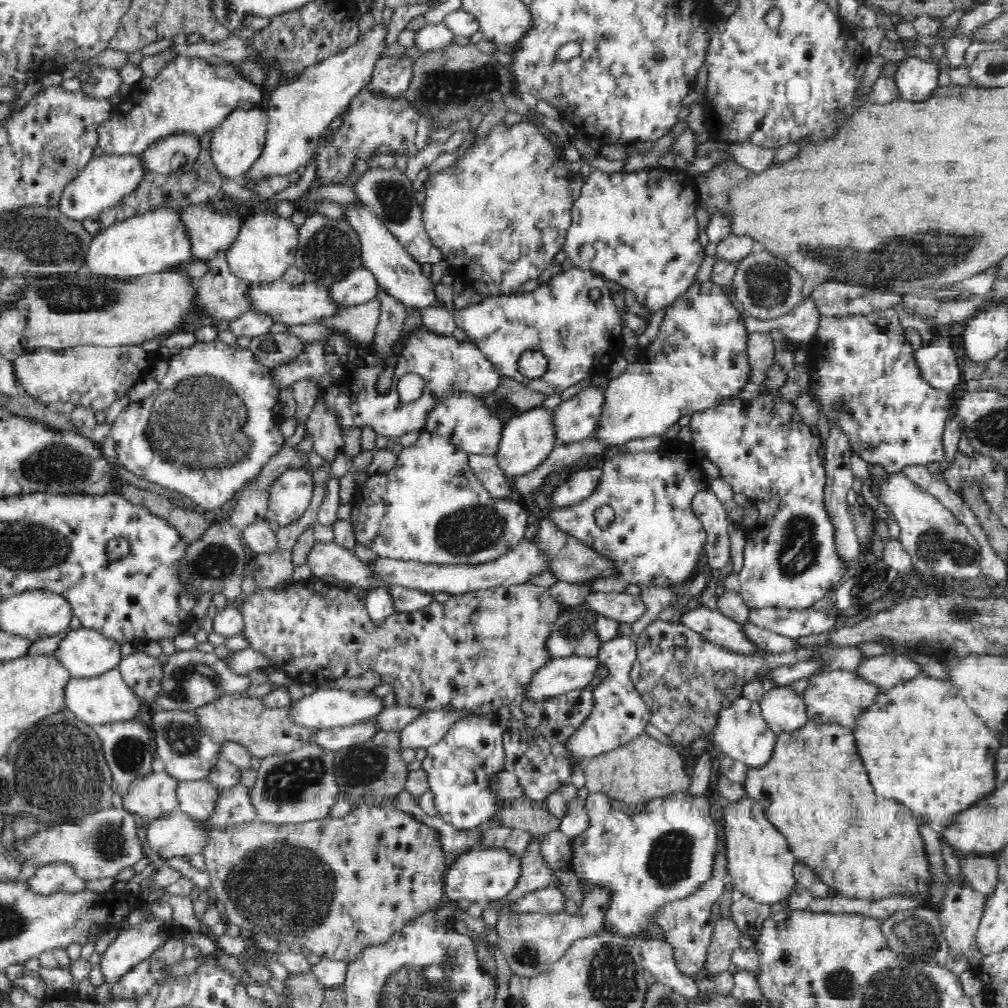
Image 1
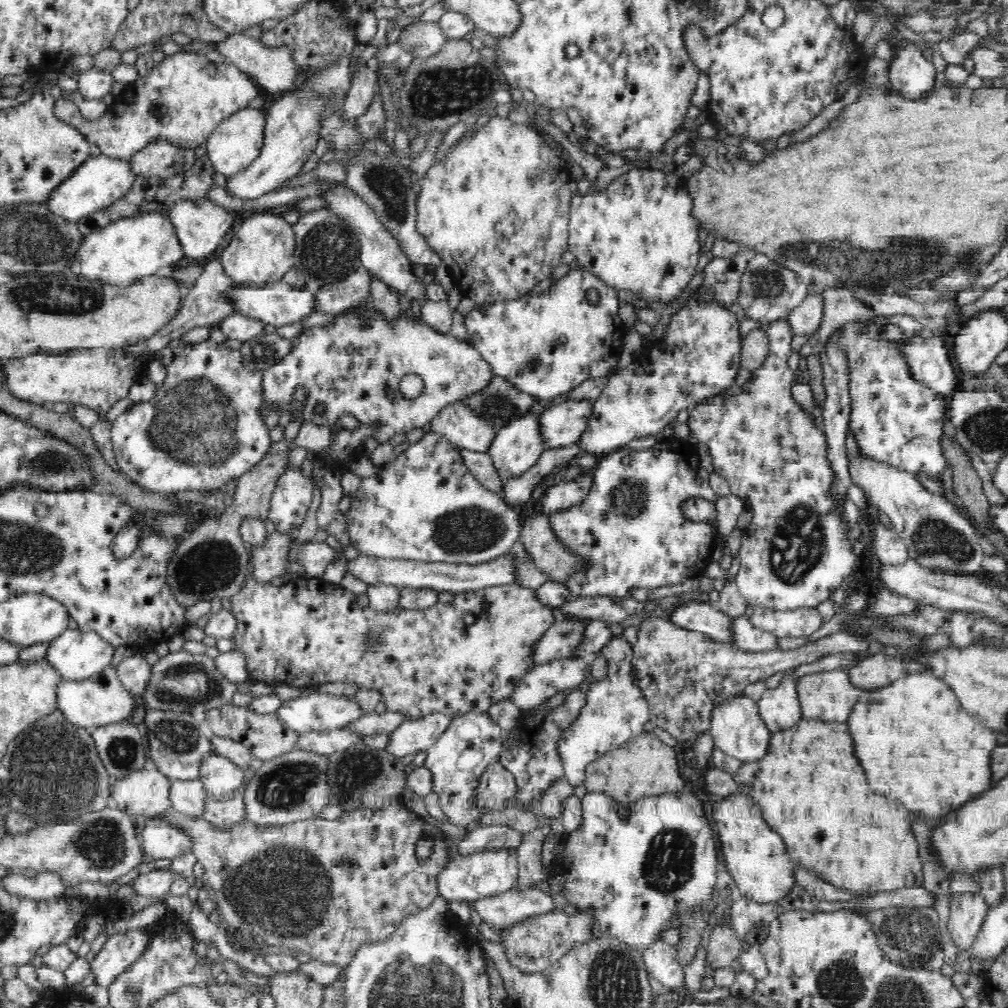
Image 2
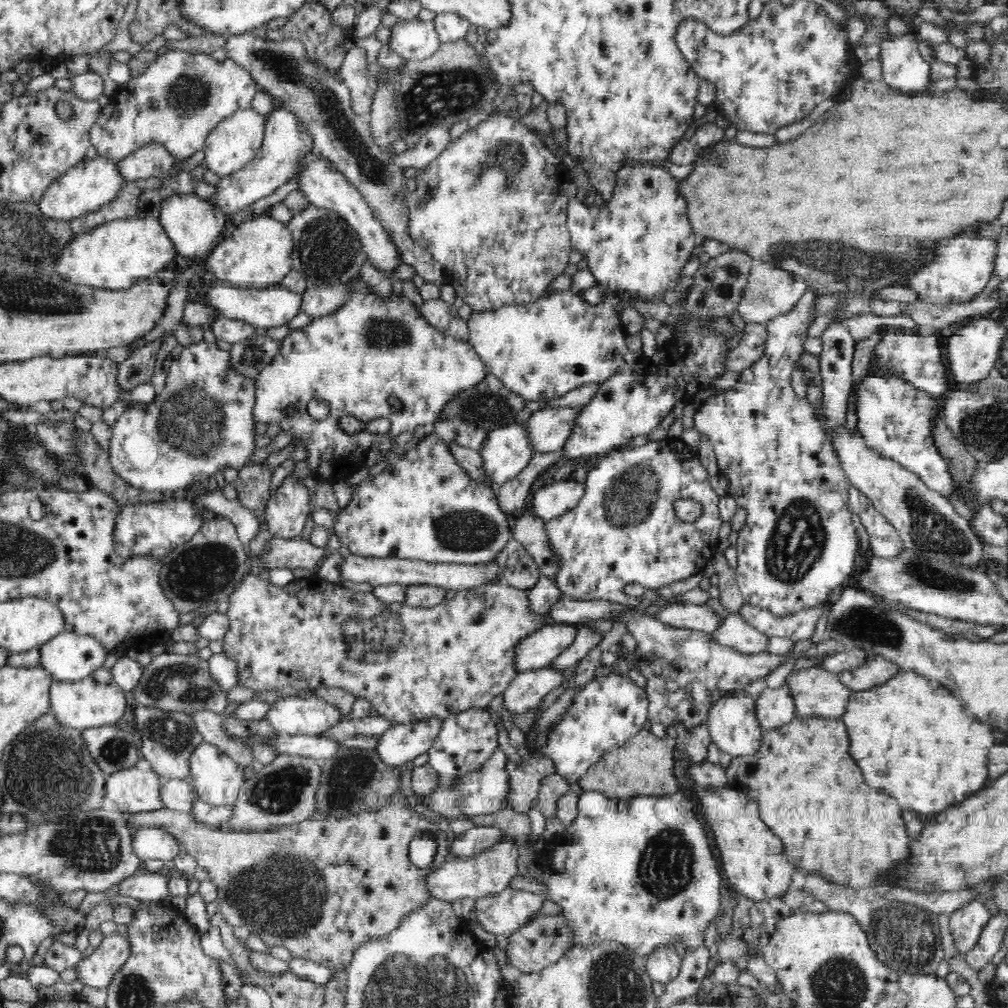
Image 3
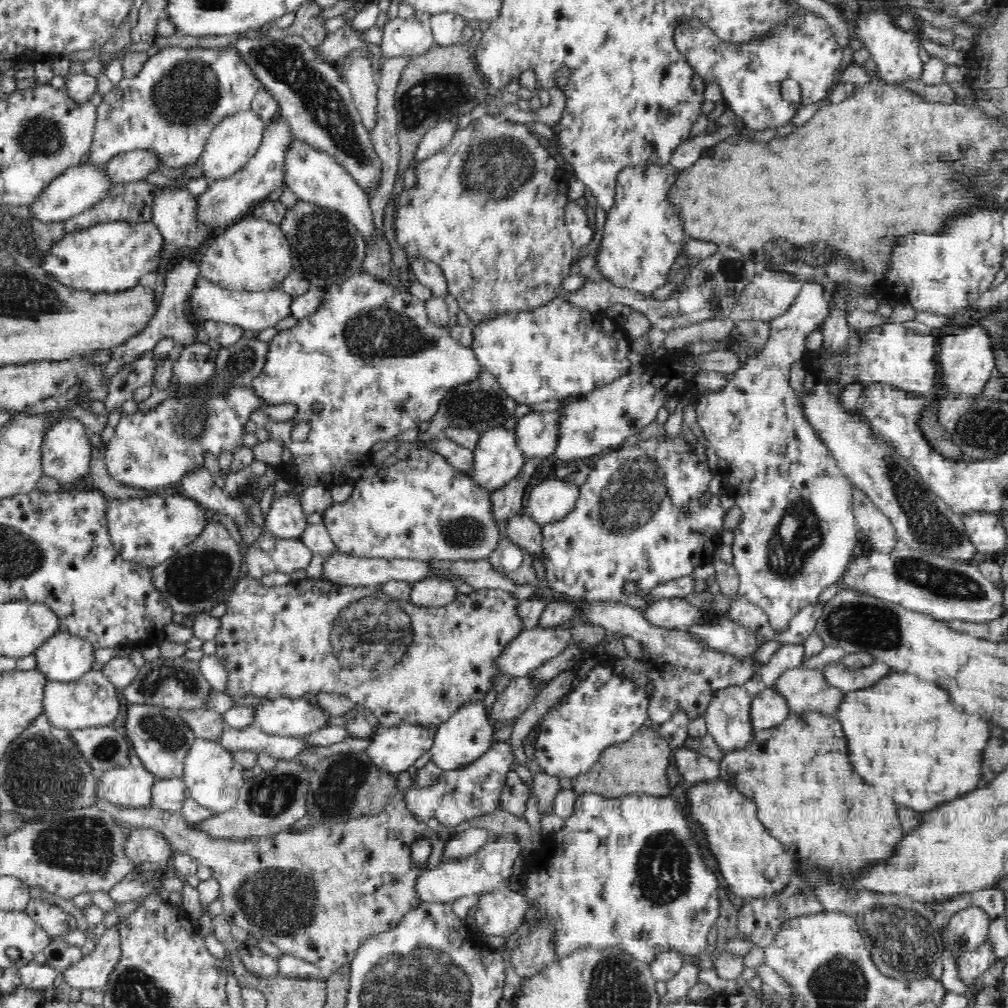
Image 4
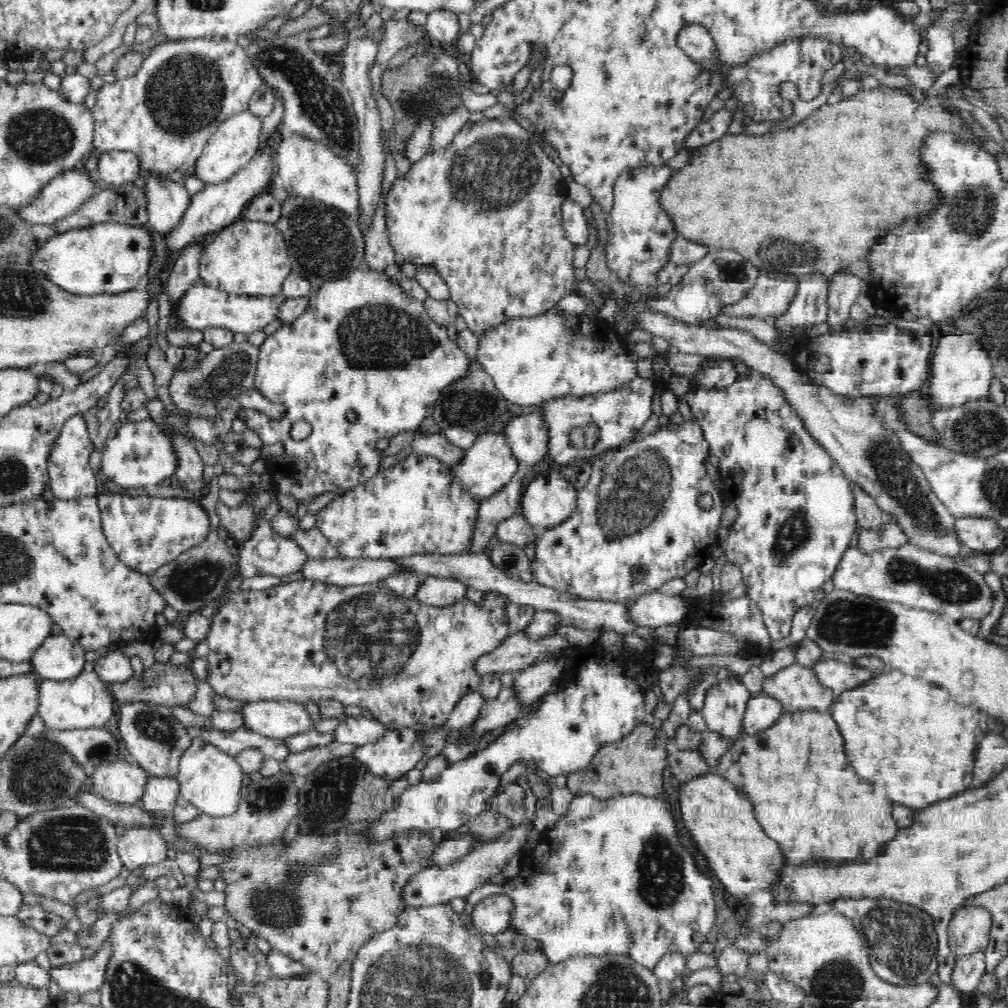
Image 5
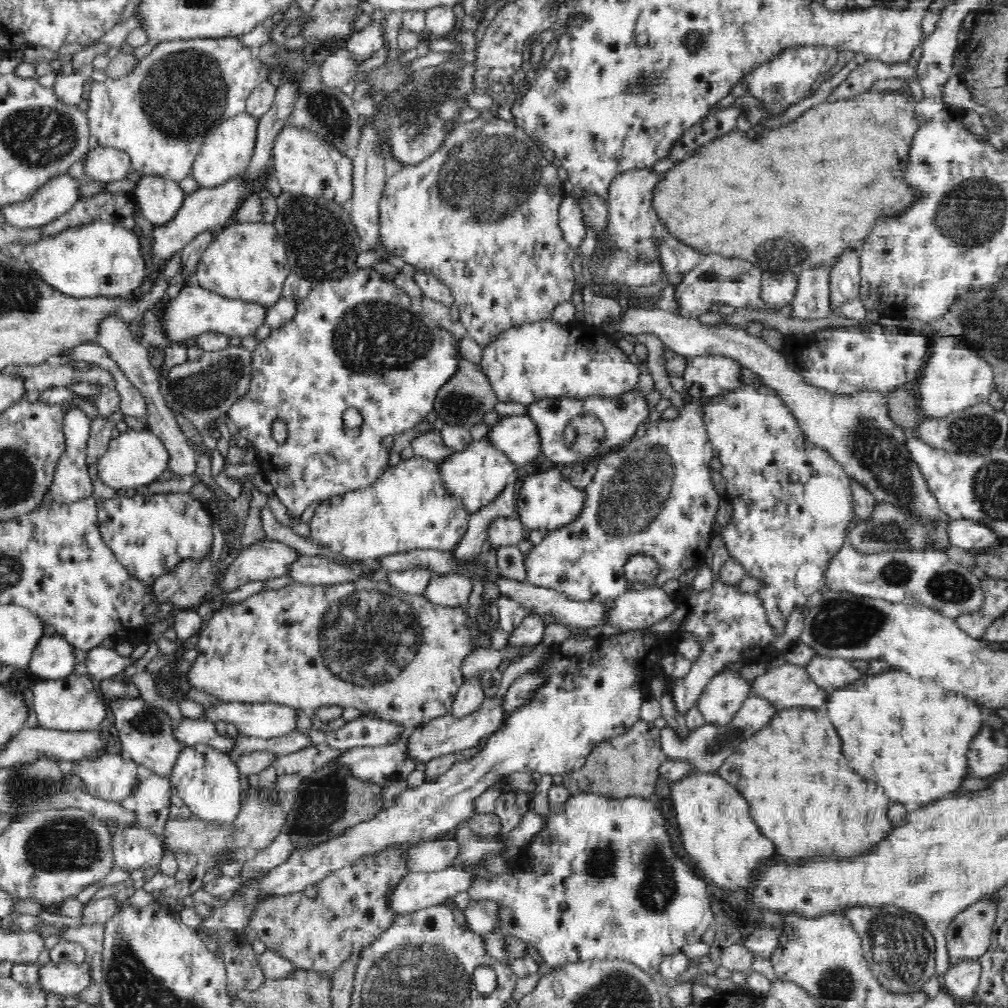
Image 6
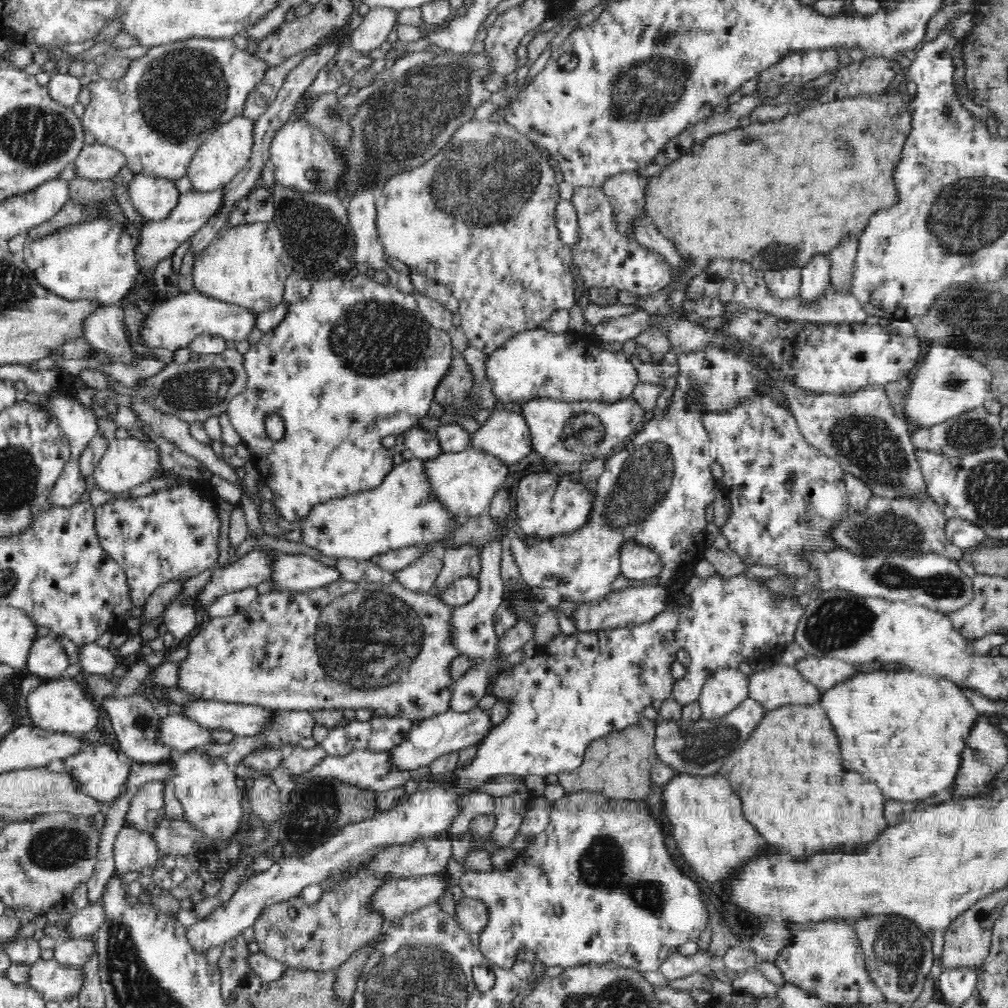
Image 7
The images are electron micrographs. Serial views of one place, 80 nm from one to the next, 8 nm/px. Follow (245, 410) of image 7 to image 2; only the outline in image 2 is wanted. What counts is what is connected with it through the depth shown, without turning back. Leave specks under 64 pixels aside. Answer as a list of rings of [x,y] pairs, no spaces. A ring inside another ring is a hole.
[[[349,311],[347,313],[340,313],[338,314],[338,318],[336,318],[336,322],[334,322],[334,324],[330,324],[330,326],[311,327],[309,330],[306,330],[302,336],[294,338],[293,342],[294,349],[292,350],[291,354],[288,354],[288,356],[286,356],[283,360],[276,362],[276,364],[273,364],[270,366],[270,368],[266,368],[266,370],[264,370],[264,391],[266,391],[266,394],[264,395],[266,395],[266,404],[262,406],[262,413],[266,415],[272,406],[277,406],[279,410],[287,410],[287,412],[292,414],[294,417],[296,410],[294,410],[294,405],[291,403],[292,400],[294,400],[292,396],[296,390],[296,386],[302,385],[303,388],[306,388],[308,391],[308,394],[306,396],[306,403],[301,408],[301,424],[304,426],[304,428],[309,428],[311,422],[311,424],[315,425],[315,429],[323,429],[323,427],[326,426],[327,430],[332,430],[332,426],[336,424],[338,420],[340,420],[340,416],[344,416],[344,414],[352,414],[352,416],[356,418],[358,426],[356,426],[354,430],[346,430],[346,428],[334,430],[336,431],[336,436],[334,436],[334,444],[332,444],[332,446],[330,446],[326,452],[322,452],[322,455],[320,457],[317,457],[317,459],[323,461],[329,470],[335,471],[337,471],[338,468],[345,468],[346,463],[352,464],[352,462],[356,460],[359,453],[363,453],[364,438],[367,436],[372,436],[379,442],[382,442],[388,441],[391,436],[396,436],[396,434],[407,434],[410,432],[410,430],[414,430],[414,428],[427,429],[431,420],[434,418],[434,415],[438,412],[438,409],[441,409],[450,401],[455,401],[456,399],[464,399],[470,396],[470,394],[482,391],[490,383],[490,380],[494,375],[491,366],[483,359],[483,356],[480,354],[480,352],[478,352],[476,348],[473,348],[473,346],[468,341],[460,341],[459,339],[452,337],[450,334],[441,334],[435,332],[433,328],[430,328],[430,326],[424,323],[420,317],[415,318],[408,312],[406,312],[406,316],[400,316],[396,322],[387,324],[387,322],[381,318],[381,314],[379,314],[378,311],[378,314],[376,314],[372,320],[370,320],[370,326],[368,326],[366,330],[361,330],[361,324],[359,324],[359,320],[357,320],[357,316],[355,316],[353,312],[352,314],[349,314]],[[410,373],[418,374],[418,376],[422,377],[422,380],[424,381],[424,390],[422,391],[422,394],[418,396],[418,398],[414,398],[414,400],[404,400],[400,394],[398,383],[405,374]],[[318,406],[322,406],[324,410],[322,410],[322,412],[318,412],[318,410],[316,410]]]

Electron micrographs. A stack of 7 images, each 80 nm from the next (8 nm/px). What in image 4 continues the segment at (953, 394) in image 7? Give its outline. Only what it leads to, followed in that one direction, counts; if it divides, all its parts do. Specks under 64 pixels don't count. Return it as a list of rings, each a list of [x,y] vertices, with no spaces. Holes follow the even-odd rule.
[[[982,324],[971,325],[958,336],[953,333],[942,337],[938,345],[942,348],[938,358],[938,365],[941,367],[941,375],[938,378],[941,393],[952,391],[967,395],[982,394],[983,386],[996,367],[994,338],[989,328]]]

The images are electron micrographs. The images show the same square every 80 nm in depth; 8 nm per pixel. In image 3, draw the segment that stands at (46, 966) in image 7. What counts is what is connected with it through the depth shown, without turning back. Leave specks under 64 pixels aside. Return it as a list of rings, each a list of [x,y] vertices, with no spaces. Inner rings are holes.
[[[117,932],[106,935],[98,948],[76,966],[77,978],[94,988],[108,987],[114,974],[128,963],[132,952],[133,944],[128,935]]]

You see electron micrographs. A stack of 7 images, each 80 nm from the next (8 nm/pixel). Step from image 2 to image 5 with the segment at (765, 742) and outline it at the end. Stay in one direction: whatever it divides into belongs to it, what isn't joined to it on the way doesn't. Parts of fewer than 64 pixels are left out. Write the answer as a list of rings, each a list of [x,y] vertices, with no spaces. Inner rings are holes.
[[[730,680],[711,689],[701,711],[707,731],[730,743],[730,746],[743,740],[746,735],[745,713],[753,697],[742,681]]]

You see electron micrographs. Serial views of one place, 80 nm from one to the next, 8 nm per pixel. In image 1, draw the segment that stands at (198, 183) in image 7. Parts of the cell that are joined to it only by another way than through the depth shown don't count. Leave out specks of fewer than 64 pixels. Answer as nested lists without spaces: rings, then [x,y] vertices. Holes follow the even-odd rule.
[[[258,108],[234,109],[218,126],[211,131],[209,146],[216,168],[228,179],[239,180],[253,167],[254,162],[262,156],[268,132],[266,111]]]

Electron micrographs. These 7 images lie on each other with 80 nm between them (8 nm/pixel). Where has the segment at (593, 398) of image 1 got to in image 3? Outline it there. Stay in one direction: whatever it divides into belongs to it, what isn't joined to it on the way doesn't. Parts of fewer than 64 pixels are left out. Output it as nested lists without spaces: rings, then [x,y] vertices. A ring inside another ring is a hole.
[[[558,406],[543,408],[531,414],[526,427],[530,431],[534,451],[545,453],[565,448],[570,436],[574,434],[581,412],[582,408]]]

